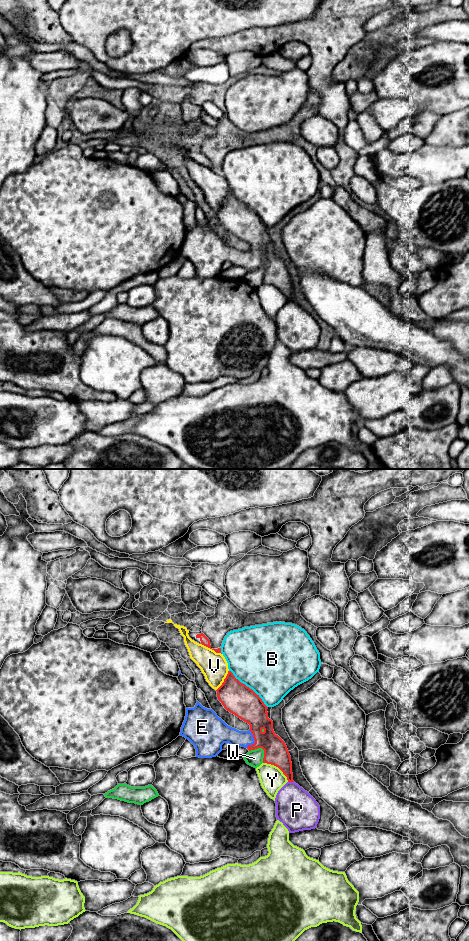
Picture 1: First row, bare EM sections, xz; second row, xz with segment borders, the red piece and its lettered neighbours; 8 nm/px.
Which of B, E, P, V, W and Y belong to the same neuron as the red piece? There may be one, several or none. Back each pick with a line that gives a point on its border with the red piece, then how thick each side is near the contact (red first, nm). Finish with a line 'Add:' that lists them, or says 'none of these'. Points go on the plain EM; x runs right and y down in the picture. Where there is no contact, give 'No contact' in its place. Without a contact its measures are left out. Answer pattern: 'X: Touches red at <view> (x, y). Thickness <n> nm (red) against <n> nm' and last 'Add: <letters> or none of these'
E: Touches red at xz (254, 259). Thickness 220 nm (red) against 140 nm
Add: E

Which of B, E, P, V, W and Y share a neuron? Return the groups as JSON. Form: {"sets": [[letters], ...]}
{"sets": [["B"], ["E"], ["P"], ["V"], ["W"], ["Y"]]}

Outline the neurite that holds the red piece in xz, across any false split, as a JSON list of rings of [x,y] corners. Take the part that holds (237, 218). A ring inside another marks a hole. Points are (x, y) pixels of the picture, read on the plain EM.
[[[228,191],[222,205],[216,210],[218,220],[224,228],[250,245],[248,251],[239,251],[228,246],[212,229],[203,227],[198,221],[194,228],[186,228],[186,236],[181,247],[180,255],[188,259],[196,269],[196,277],[212,278],[222,271],[222,265],[241,266],[249,271],[262,268],[264,270],[263,283],[278,287],[287,297],[288,302],[293,301],[291,276],[285,262],[275,254],[273,241],[268,238],[268,227],[252,209],[235,198]]]

